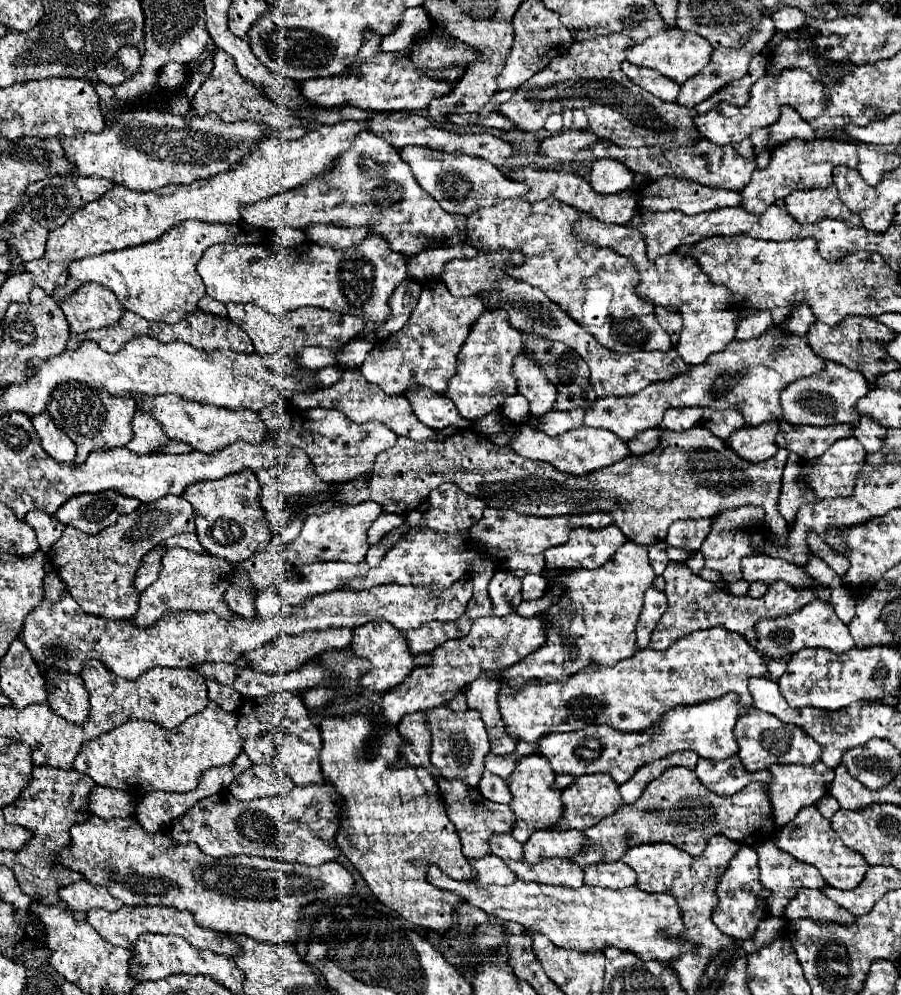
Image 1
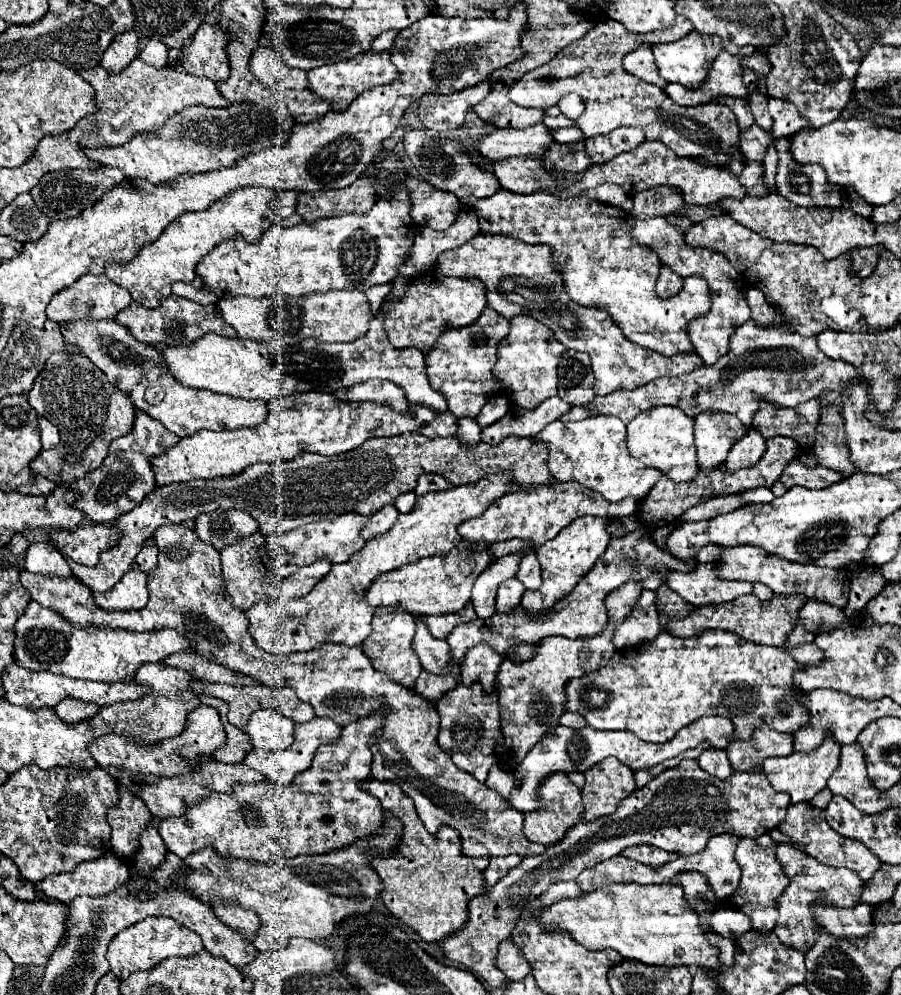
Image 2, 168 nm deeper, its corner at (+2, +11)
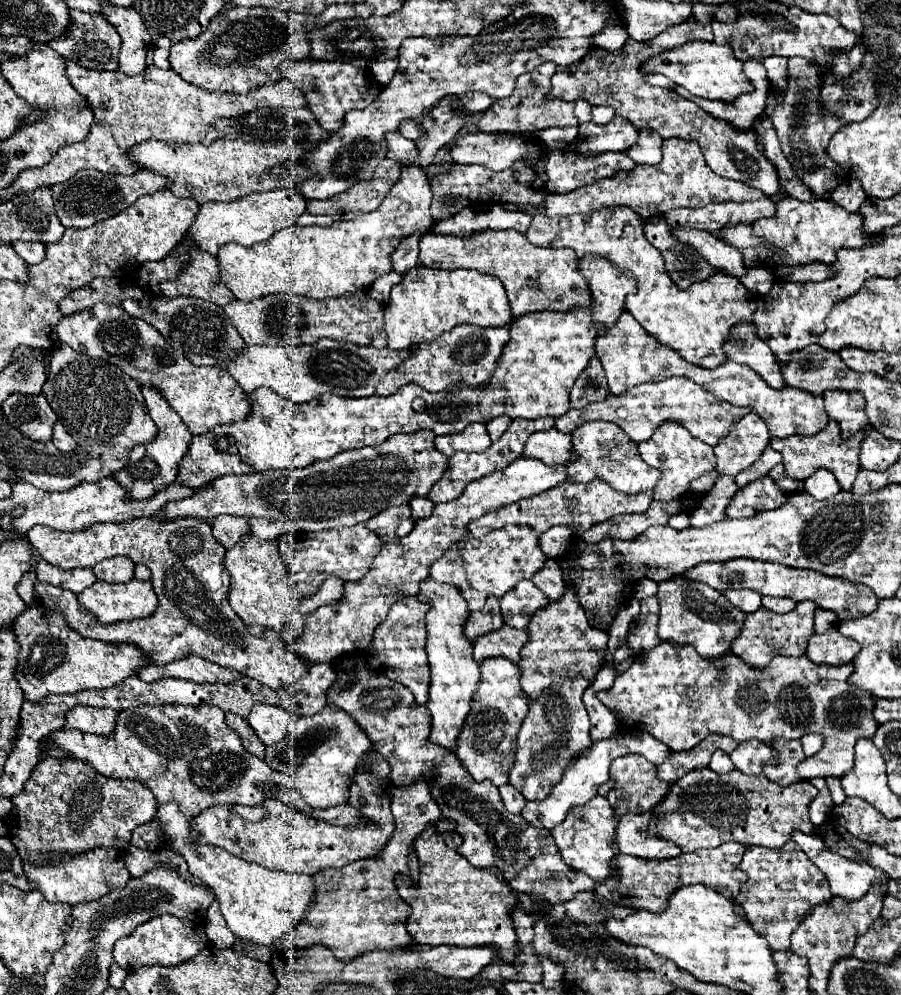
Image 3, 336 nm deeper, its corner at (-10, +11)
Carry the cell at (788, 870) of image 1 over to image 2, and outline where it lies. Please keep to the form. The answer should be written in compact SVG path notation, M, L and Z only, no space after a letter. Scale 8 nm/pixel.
M777 844L777 860L783 864L783 870L787 872L791 884L779 896L779 920L775 926L775 934L781 944L805 954L815 944L817 934L823 930L821 924L815 920L813 912L809 910L809 906L815 902L823 902L825 906L853 908L861 904L861 892L867 882L849 868L833 868L821 864L813 860L809 854L803 854L789 844Z

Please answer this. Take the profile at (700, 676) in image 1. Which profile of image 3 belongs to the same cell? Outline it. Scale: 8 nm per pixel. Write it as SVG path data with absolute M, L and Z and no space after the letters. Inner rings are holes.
M661 642L661 644L655 646L651 652L639 654L639 656L633 660L633 664L631 664L623 674L619 674L619 676L615 678L615 686L613 686L613 688L603 690L603 692L597 692L595 696L603 702L603 706L605 706L609 712L615 714L615 718L617 718L619 722L631 726L633 716L635 716L635 722L633 722L635 728L653 734L657 740L661 740L663 744L667 744L667 746L669 746L671 750L675 750L675 752L691 750L691 748L693 748L695 744L699 744L707 734L713 734L713 732L715 732L715 734L729 736L729 738L733 738L733 740L737 740L737 742L755 738L755 740L759 740L759 742L771 744L773 740L779 740L779 738L783 738L783 740L797 740L797 738L801 738L803 732L799 732L799 728L795 728L795 724L807 724L805 728L811 728L811 730L827 730L827 732L823 734L823 740L825 740L827 748L825 748L825 744L823 744L823 748L821 748L815 756L805 758L805 760L799 762L797 772L799 772L801 780L811 780L811 778L815 777L841 778L845 772L851 770L851 764L853 764L853 746L855 746L855 742L857 742L859 738L871 738L871 736L875 734L875 730L877 730L877 722L871 718L871 710L873 710L873 704L875 704L871 692L865 692L865 690L861 690L861 688L857 688L857 686L853 686L853 684L849 684L849 682L845 680L845 678L849 678L849 674L853 672L851 664L843 664L843 666L831 668L831 666L827 666L827 664L813 664L807 656L799 656L799 658L795 658L795 656L773 656L773 660L767 664L765 670L757 670L757 668L751 668L745 660L739 660L739 656L735 656L735 654L727 654L727 656L723 656L723 660L717 660L717 662L721 662L721 668L715 666L715 660L703 660L703 656L699 656L699 654L695 652L695 648L691 648L691 644L679 646L679 644L671 644L671 642ZM843 730L855 730L855 738L849 736L849 734L845 734Z

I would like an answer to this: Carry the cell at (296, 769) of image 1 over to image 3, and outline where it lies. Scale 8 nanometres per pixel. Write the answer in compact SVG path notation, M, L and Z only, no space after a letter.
M255 704L251 708L251 714L247 716L247 722L257 732L261 742L265 746L271 746L287 736L287 728L295 724L295 716L271 704Z

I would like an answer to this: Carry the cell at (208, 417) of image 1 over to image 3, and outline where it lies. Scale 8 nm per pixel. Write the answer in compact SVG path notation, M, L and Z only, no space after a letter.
M97 304L89 310L63 316L57 324L59 340L73 350L119 366L139 386L151 386L163 394L169 406L181 416L193 436L207 434L215 426L245 420L251 414L251 402L235 380L219 366L195 366L175 352L151 324L127 316L123 308Z

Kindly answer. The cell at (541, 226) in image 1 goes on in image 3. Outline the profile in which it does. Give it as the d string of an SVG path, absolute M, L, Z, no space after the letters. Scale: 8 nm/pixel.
M601 208L601 212L587 212L587 216L573 214L553 218L545 212L537 212L533 214L525 238L543 248L571 248L577 252L579 260L585 254L603 256L605 260L611 260L615 268L633 272L639 288L635 294L627 296L625 308L647 330L647 334L655 336L659 344L673 348L683 360L695 366L715 368L727 362L721 346L737 322L753 318L757 308L755 294L751 294L737 278L723 272L715 272L715 276L697 282L687 290L675 288L675 282L667 276L663 256L645 238L643 228L645 220L631 208Z

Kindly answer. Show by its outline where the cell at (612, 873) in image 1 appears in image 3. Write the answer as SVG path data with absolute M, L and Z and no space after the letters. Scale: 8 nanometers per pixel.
M727 842L711 850L695 850L671 860L643 860L637 856L617 854L613 864L613 874L607 880L595 882L593 892L613 904L647 908L651 912L661 912L665 908L667 896L679 886L689 886L689 884L705 884L709 888L715 888L715 892L727 896L729 900L735 900L741 884L747 882L747 874L739 868L745 850L747 848L743 848L743 844Z

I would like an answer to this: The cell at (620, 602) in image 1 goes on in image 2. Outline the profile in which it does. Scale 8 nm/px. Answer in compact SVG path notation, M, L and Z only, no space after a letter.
M623 584L623 588L617 588L617 592L611 592L607 596L607 612L609 612L609 626L603 636L595 636L595 640L567 640L561 636L551 636L541 640L537 646L537 654L533 660L515 664L505 660L501 664L499 676L497 676L497 688L499 688L499 708L501 708L501 730L505 736L505 766L509 770L515 770L525 754L549 732L551 728L559 726L559 718L563 714L565 706L565 684L569 678L581 678L593 670L599 670L607 660L611 660L611 654L615 654L615 646L611 644L611 632L615 624L621 624L635 602L641 596L641 584Z

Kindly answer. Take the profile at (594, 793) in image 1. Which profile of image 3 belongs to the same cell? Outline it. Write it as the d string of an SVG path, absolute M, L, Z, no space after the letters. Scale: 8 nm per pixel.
M635 754L613 760L609 776L615 780L613 790L609 790L609 794L607 794L607 800L611 802L611 806L615 806L615 810L613 810L615 820L621 820L621 816L629 814L629 812L633 812L633 814L649 812L667 794L667 788L669 788L667 782L661 782L657 778L657 768L649 760L643 760L643 756L635 756Z

